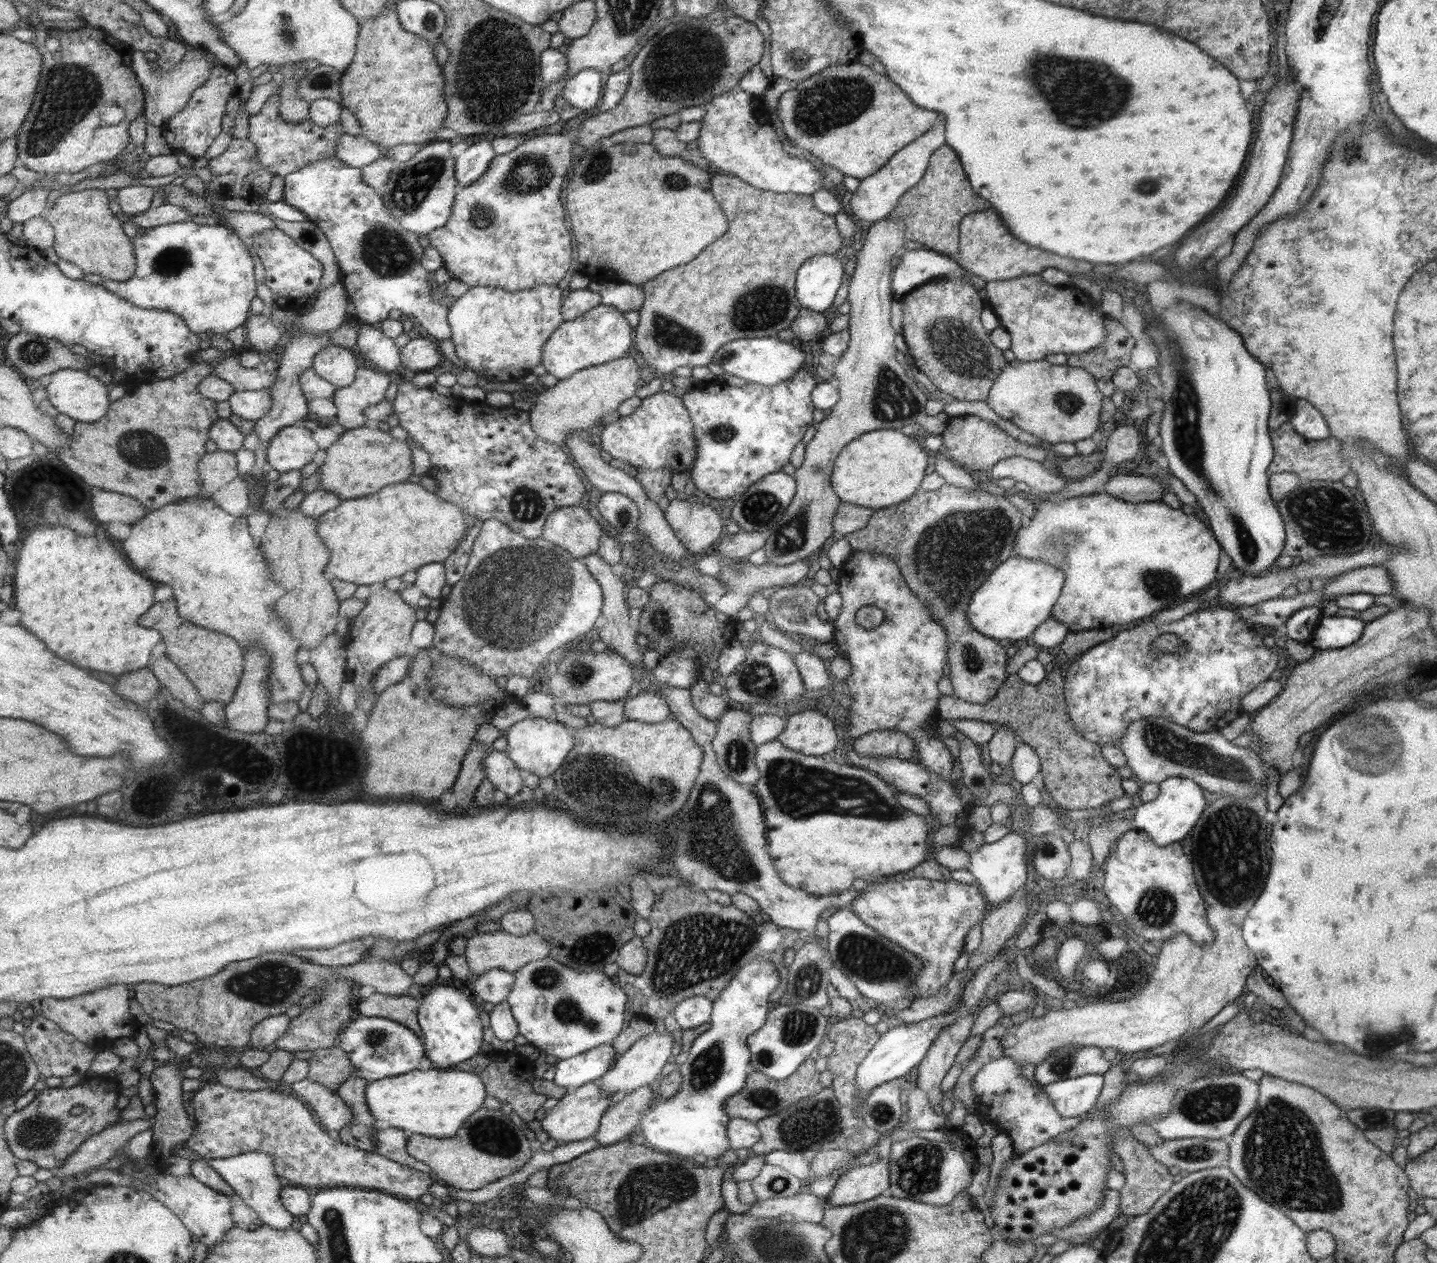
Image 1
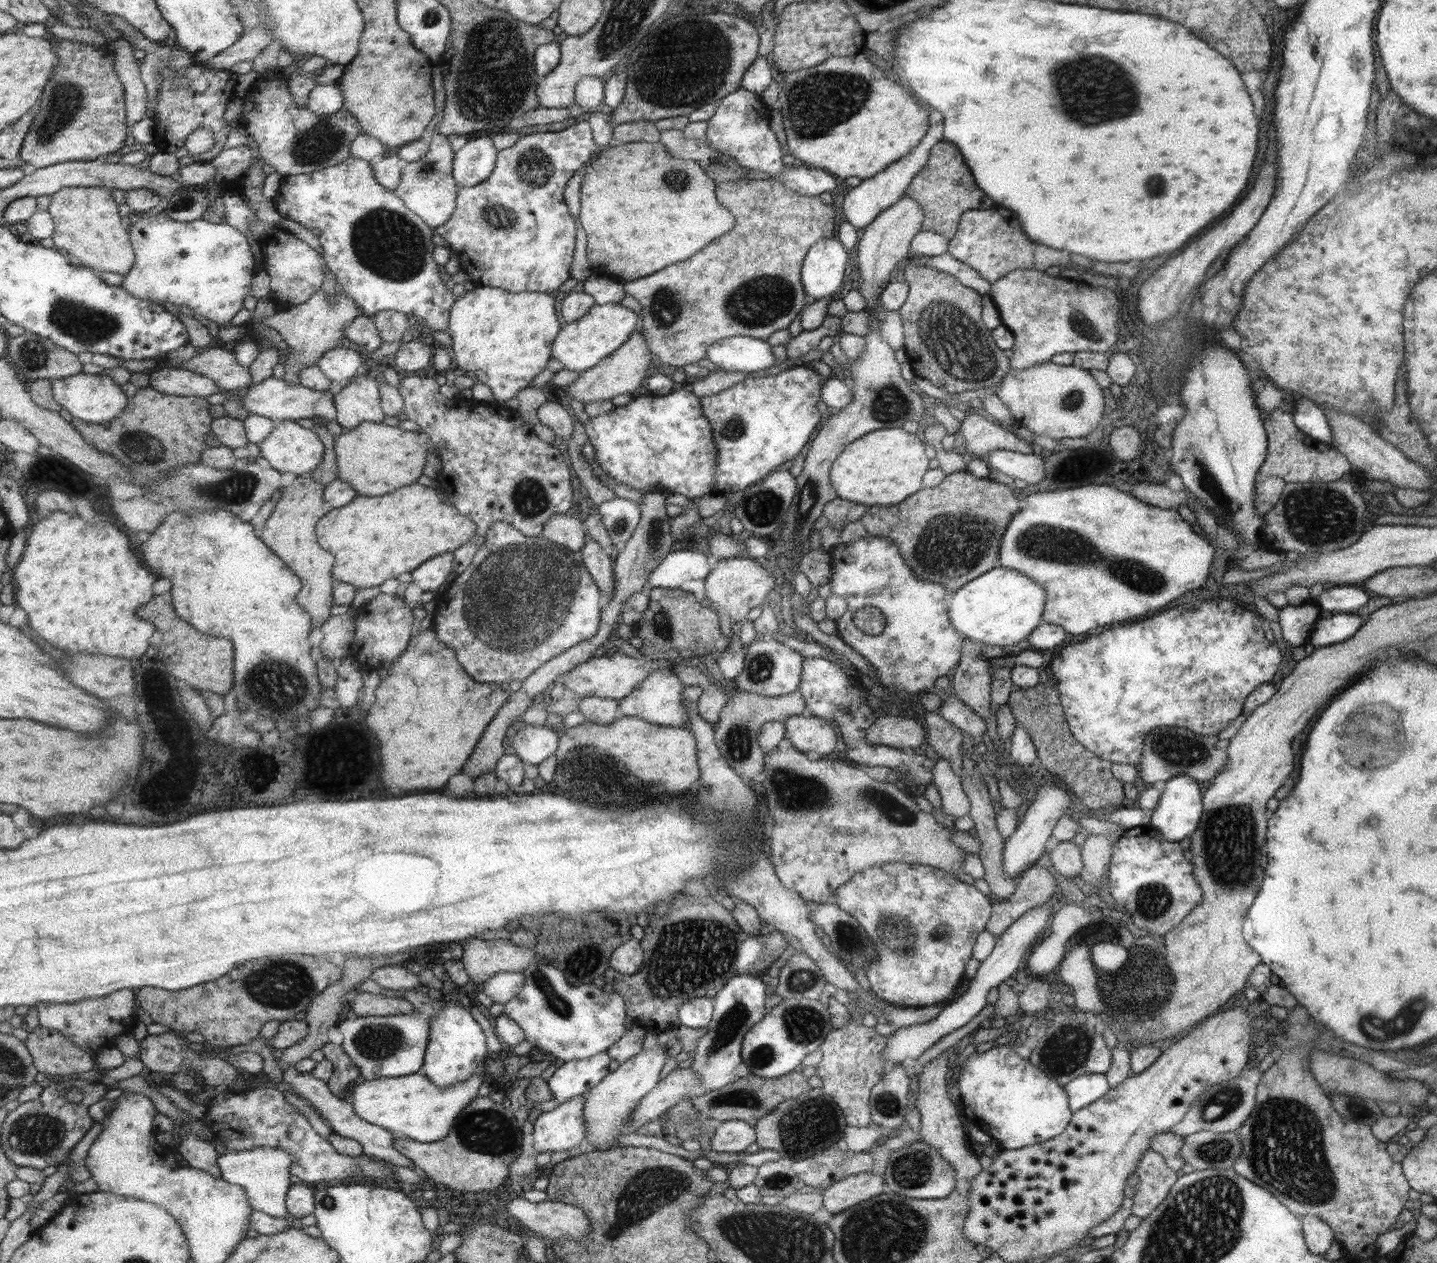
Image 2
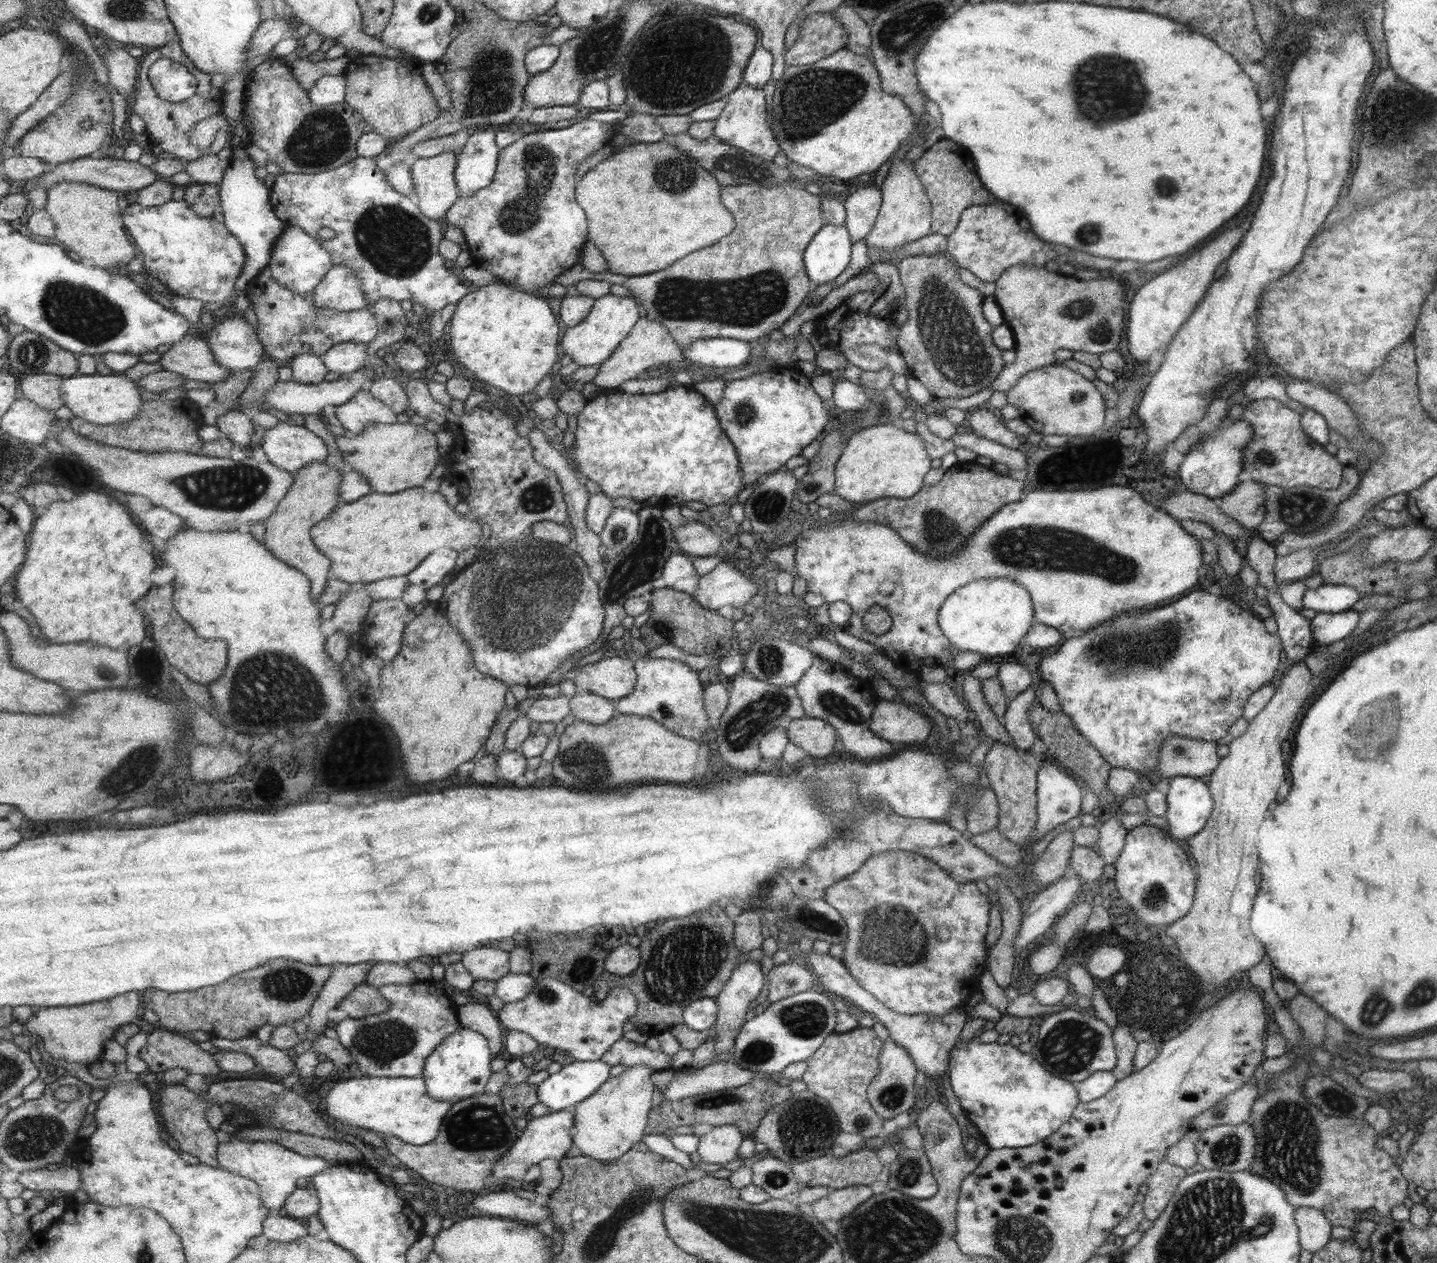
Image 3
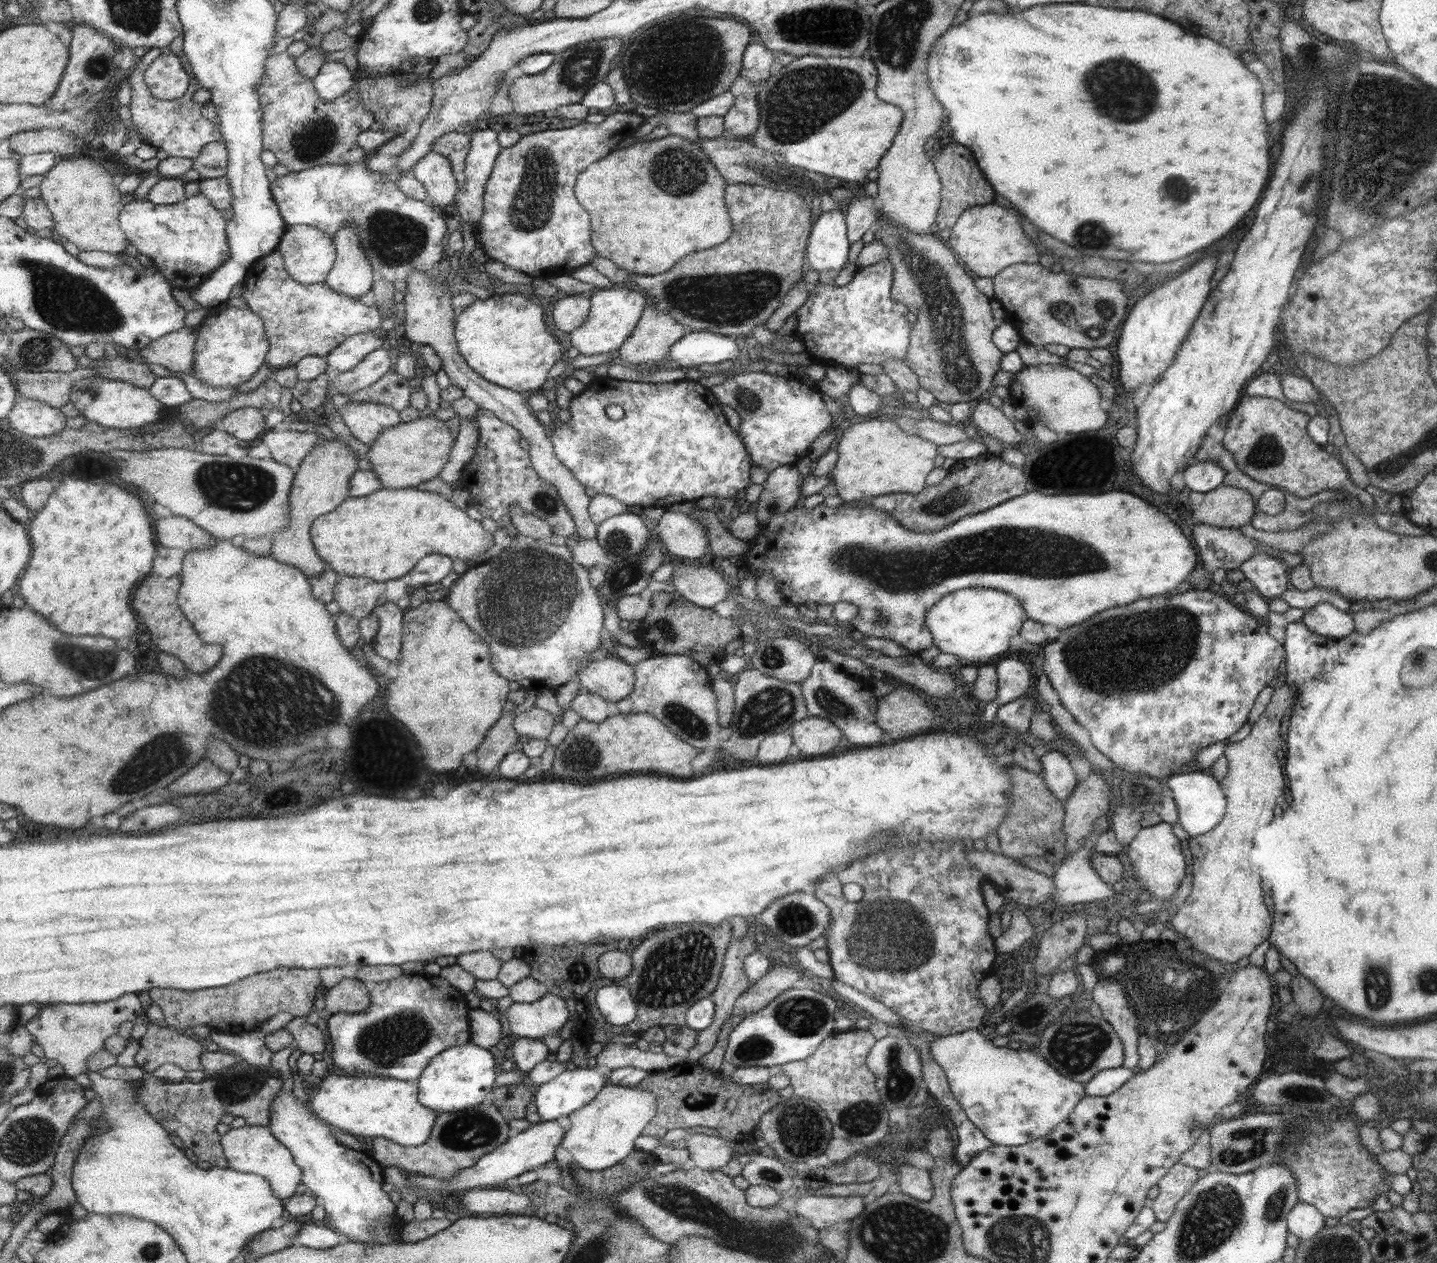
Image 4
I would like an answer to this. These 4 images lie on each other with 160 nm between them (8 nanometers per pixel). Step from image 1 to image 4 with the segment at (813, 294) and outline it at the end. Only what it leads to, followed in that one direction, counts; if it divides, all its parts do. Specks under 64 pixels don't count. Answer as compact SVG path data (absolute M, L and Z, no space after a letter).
M837 210L819 213L806 247L807 266L817 272L842 269L849 247L843 214Z

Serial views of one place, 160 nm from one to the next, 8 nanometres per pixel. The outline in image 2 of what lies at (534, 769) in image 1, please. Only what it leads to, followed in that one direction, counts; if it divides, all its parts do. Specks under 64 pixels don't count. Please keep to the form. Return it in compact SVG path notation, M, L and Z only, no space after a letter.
M550 723L544 726L527 724L523 730L519 731L513 744L517 756L526 763L538 766L540 762L559 752L559 730L553 728Z

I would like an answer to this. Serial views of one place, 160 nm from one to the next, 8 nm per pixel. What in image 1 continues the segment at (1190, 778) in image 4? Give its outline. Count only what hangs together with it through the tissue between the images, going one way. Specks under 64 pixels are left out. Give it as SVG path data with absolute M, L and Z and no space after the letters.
M1167 778L1158 785L1158 789L1155 800L1143 802L1135 808L1131 823L1133 828L1145 831L1157 846L1167 846L1171 842L1181 840L1189 830L1192 830L1206 808L1205 798L1201 794L1201 788L1187 778Z

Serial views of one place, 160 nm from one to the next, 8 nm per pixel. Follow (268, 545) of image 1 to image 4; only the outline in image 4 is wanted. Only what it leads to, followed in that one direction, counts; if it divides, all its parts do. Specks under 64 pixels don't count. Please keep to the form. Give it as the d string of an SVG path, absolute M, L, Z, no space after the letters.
M322 440L305 457L304 463L296 471L296 480L292 488L292 519L289 526L274 534L272 546L273 558L279 562L293 565L310 577L321 576L325 560L316 551L312 539L312 526L317 518L333 513L352 496L352 478L361 470L364 463L357 454L341 440Z

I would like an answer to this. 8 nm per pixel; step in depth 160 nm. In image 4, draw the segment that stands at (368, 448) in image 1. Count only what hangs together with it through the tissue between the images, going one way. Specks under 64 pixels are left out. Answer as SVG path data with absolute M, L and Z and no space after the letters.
M434 416L421 417L408 423L388 428L371 445L364 466L375 471L386 489L404 489L419 486L421 482L437 478L449 464L455 446L455 436L447 422Z

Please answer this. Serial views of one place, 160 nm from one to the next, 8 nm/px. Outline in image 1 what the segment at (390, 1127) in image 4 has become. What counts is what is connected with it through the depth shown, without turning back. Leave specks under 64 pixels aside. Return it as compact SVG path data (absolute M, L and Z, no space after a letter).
M435 1068L371 1081L366 1088L367 1104L376 1120L404 1130L409 1137L424 1134L433 1138L453 1138L465 1120L483 1106L487 1095L481 1075Z

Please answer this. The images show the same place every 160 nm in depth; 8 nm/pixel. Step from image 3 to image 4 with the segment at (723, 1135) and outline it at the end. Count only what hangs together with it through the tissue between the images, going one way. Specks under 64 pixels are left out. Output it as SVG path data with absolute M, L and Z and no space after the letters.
M672 1128L667 1131L663 1140L672 1143L676 1140L685 1142L685 1150L688 1152L692 1166L701 1170L717 1171L725 1165L731 1156L732 1143L721 1136L707 1136L701 1133L689 1134L687 1129Z

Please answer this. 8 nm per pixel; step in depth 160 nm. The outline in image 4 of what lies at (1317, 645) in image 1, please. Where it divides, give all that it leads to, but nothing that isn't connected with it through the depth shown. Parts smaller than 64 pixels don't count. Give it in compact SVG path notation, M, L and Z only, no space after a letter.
M1320 602L1303 610L1300 620L1310 631L1333 640L1351 634L1353 620L1331 603Z

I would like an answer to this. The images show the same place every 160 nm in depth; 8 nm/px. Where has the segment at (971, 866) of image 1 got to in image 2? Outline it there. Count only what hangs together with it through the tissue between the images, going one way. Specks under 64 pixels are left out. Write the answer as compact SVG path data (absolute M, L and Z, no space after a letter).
M1051 783L1043 784L1036 790L1034 799L1028 803L1028 808L1023 814L1023 819L1016 826L1016 830L1003 842L1002 867L1004 873L1015 880L1045 854L1045 842L1051 837L1059 817L1070 815L1072 812L1072 801L1067 791Z

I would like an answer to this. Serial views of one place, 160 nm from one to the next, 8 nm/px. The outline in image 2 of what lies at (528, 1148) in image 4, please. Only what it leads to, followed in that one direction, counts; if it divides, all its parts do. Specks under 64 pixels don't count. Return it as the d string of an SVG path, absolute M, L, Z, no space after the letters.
M589 1092L542 1113L533 1124L537 1152L563 1152L586 1140L585 1103Z

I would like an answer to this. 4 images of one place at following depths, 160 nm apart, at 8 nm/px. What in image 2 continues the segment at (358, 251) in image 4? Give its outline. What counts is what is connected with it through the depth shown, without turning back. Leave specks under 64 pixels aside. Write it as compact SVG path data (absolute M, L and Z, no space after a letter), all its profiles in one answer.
M341 288L337 294L337 302L331 304L327 294L319 291L313 294L313 297L304 304L295 307L286 307L281 310L281 314L274 314L271 318L265 320L265 327L271 326L281 332L284 342L292 350L292 353L284 358L286 366L286 379L288 383L298 385L303 383L304 370L317 366L320 358L331 349L337 346L338 340L345 337L344 330L350 325L355 318L359 316L359 306L353 298L344 293Z

